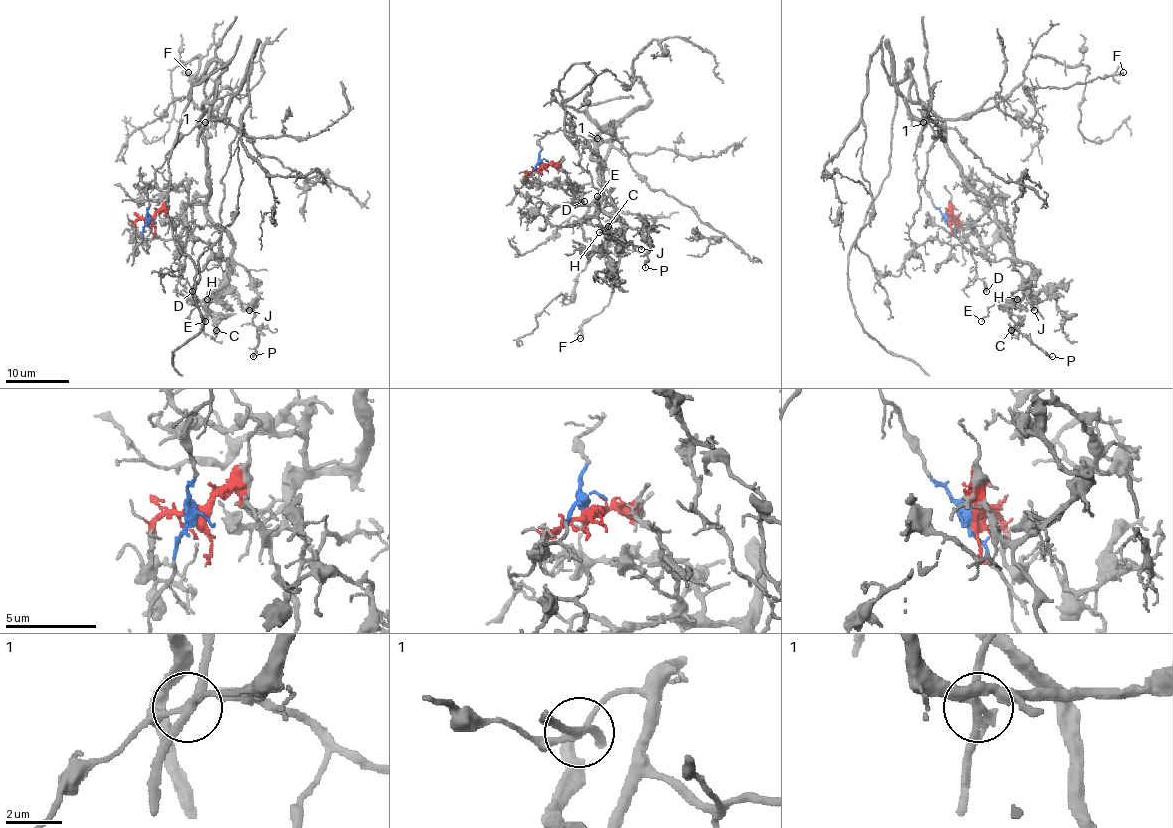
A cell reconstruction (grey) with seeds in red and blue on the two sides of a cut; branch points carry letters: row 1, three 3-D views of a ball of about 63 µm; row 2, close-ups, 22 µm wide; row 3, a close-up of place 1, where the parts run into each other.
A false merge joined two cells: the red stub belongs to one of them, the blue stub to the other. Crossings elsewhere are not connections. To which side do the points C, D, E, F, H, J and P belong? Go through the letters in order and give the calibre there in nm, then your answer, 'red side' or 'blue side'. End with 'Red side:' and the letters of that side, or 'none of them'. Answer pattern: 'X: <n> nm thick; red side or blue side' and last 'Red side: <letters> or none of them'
C: 140 nm thick; red side
D: 120 nm thick; red side
E: 150 nm thick; red side
F: 90 nm thick; blue side
H: 160 nm thick; red side
J: 100 nm thick; red side
P: 150 nm thick; red side
Red side: C, D, E, H, J, P

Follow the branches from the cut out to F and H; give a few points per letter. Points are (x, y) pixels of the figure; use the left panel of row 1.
F: (149, 218), (156, 172), (221, 119), (210, 107), (221, 99), (213, 126), (230, 87), (187, 72)
H: (149, 218), (164, 212), (175, 228), (192, 205), (202, 205), (227, 234), (232, 243), (227, 290), (207, 299)

